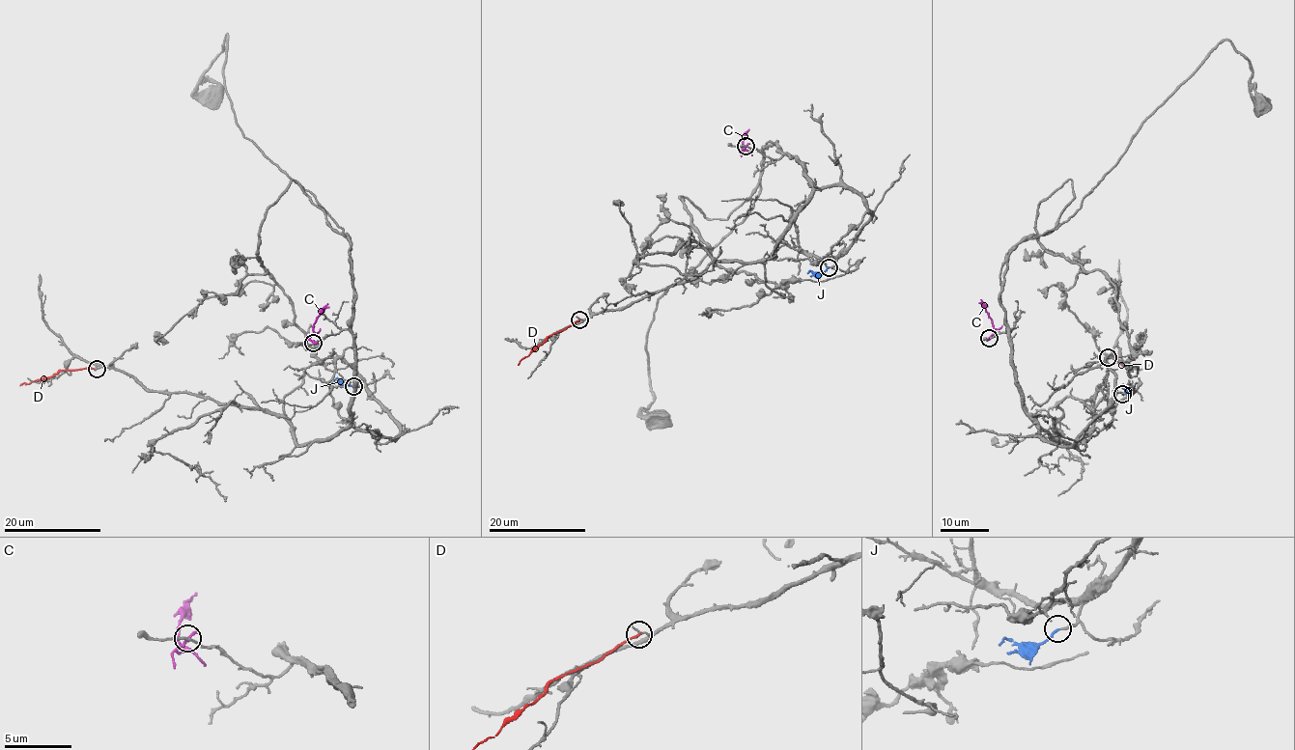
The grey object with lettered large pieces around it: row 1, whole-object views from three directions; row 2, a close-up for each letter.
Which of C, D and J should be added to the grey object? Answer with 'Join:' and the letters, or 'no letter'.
Join: J

